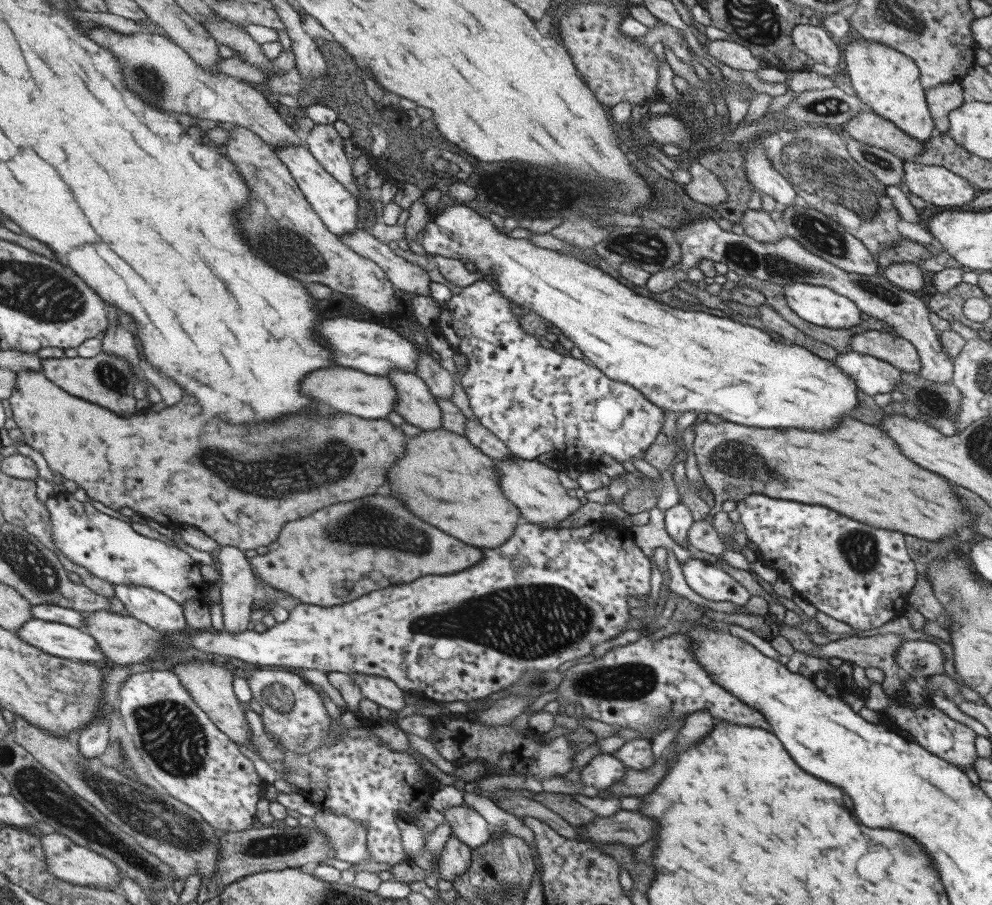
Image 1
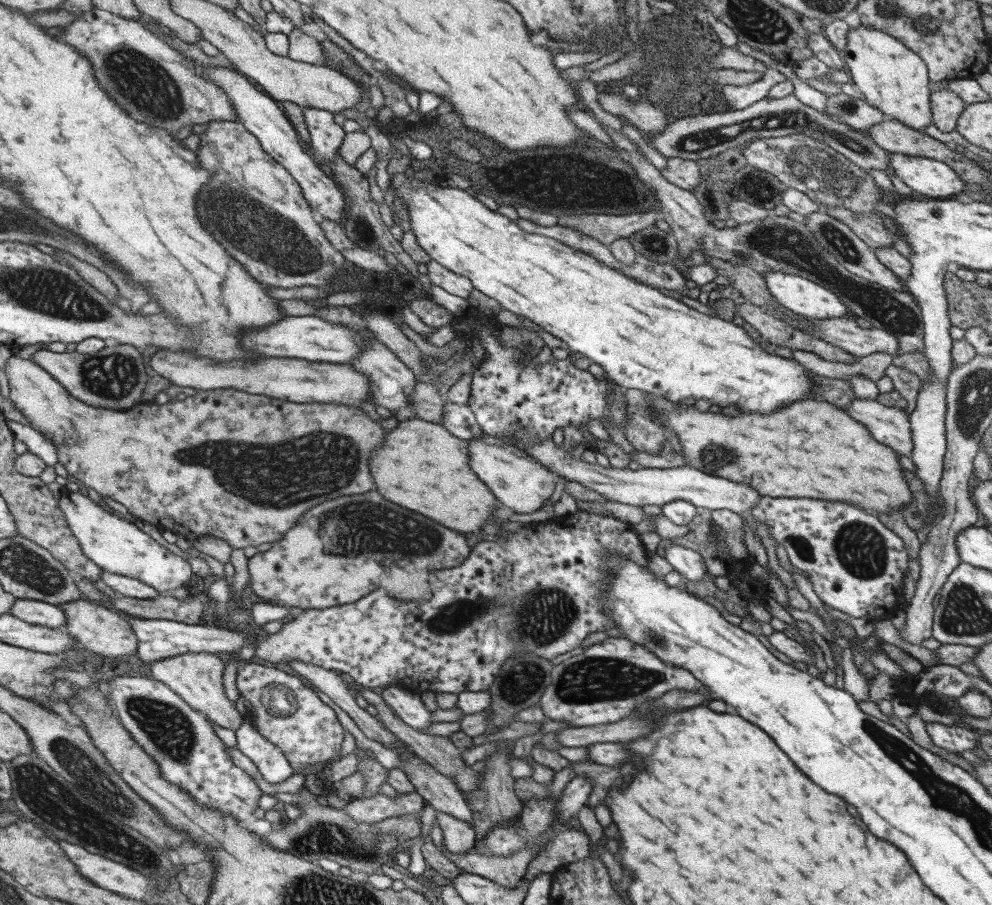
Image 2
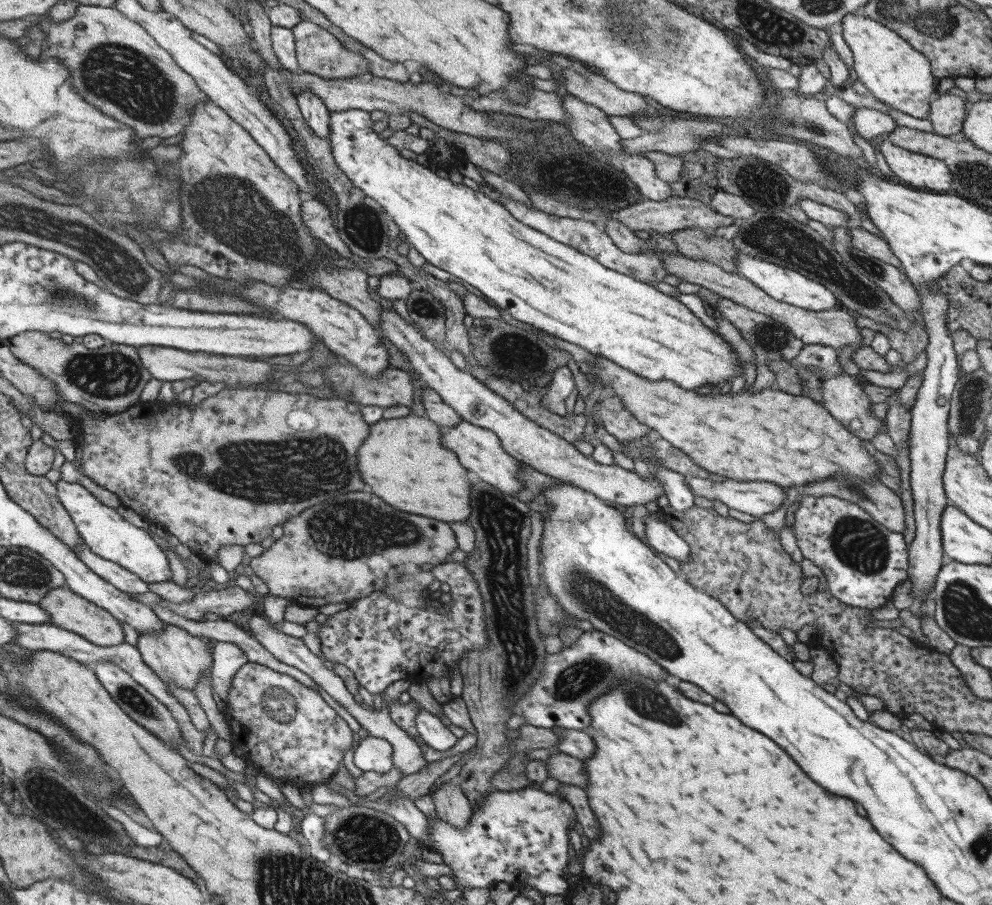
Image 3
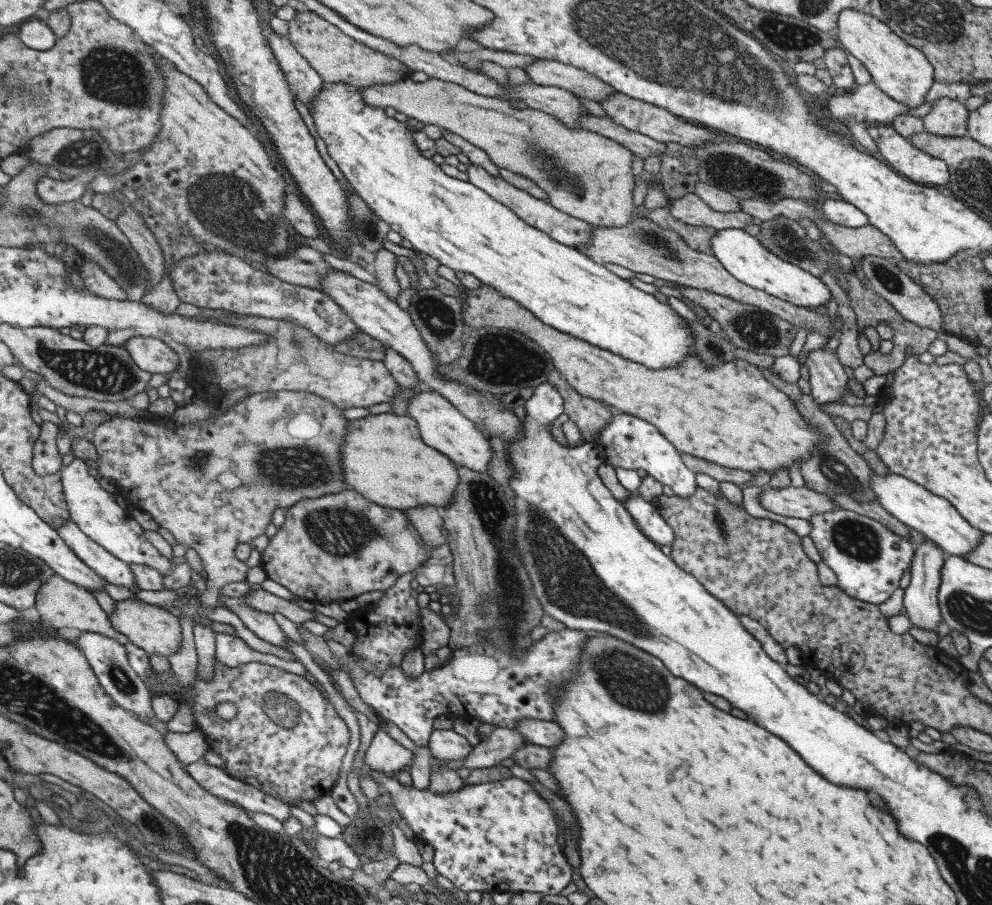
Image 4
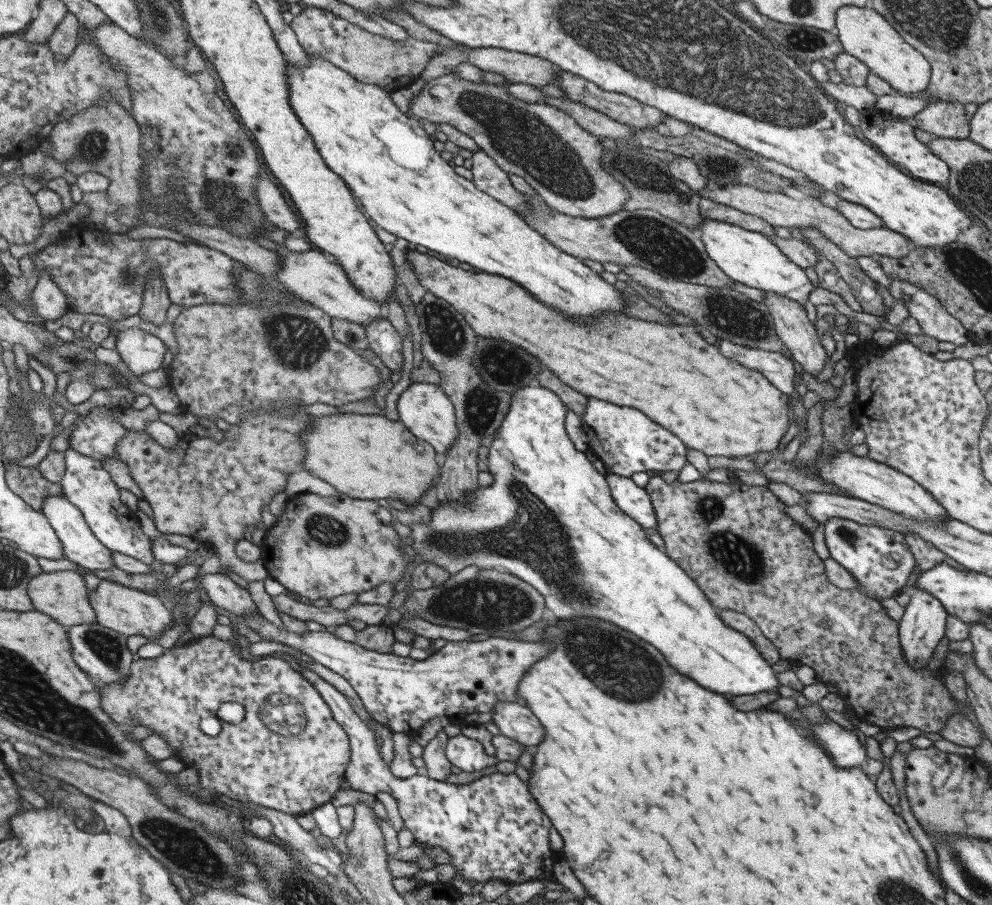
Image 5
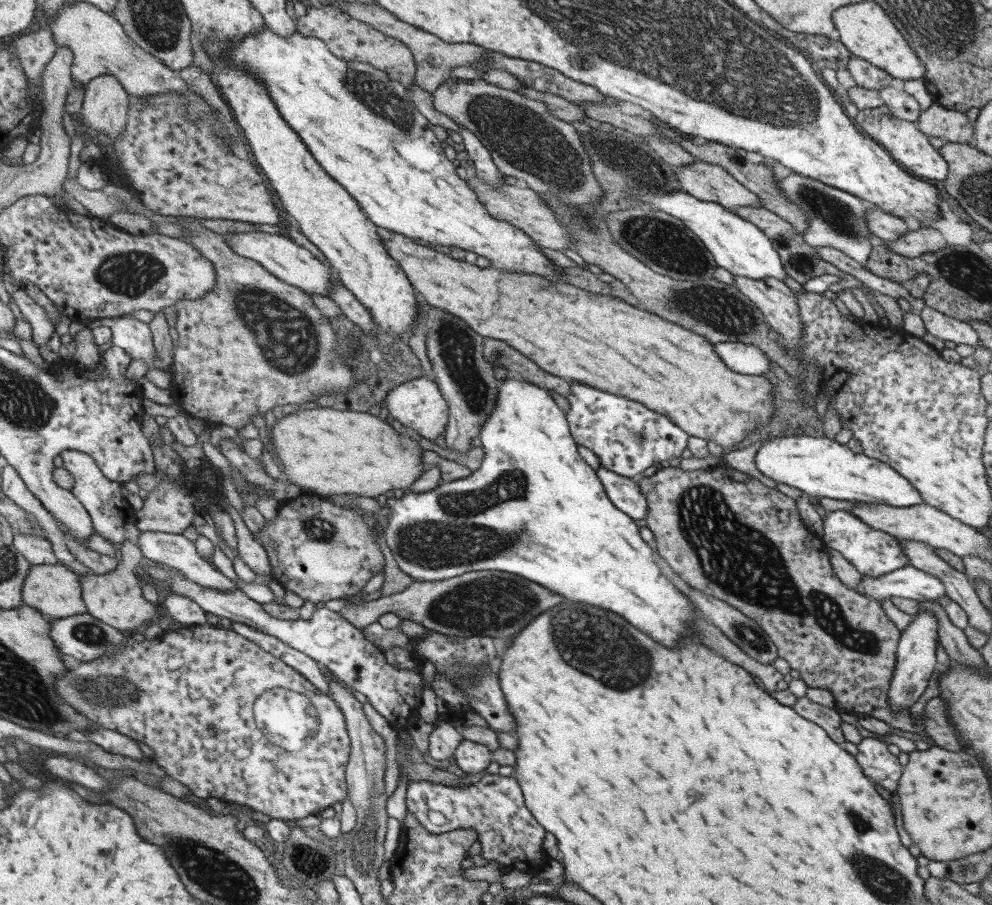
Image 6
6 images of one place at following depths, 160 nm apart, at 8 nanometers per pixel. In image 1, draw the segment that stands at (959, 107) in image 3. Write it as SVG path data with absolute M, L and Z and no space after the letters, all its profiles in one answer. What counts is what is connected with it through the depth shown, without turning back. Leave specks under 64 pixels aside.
M959 82L937 84L924 93L935 133L946 134L949 128L947 115L963 103L962 88Z

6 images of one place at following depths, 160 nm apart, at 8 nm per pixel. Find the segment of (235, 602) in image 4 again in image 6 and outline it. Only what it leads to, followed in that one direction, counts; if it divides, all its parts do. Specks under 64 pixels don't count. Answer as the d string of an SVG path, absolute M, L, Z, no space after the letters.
M141 531L138 534L138 539L135 544L140 553L145 558L149 558L152 562L159 562L159 564L165 564L179 570L183 576L189 579L191 582L198 584L201 588L209 588L209 590L221 590L221 592L231 592L231 590L237 590L232 581L229 581L220 571L218 571L213 565L203 560L201 555L197 554L194 543L188 538L179 534L169 534L164 532L153 531Z

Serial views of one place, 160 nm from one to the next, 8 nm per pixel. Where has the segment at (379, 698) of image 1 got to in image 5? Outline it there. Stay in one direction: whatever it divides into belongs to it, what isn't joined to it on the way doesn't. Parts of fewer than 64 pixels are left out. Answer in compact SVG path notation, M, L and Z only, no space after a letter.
M461 733L447 739L444 753L447 760L463 772L481 770L497 763L494 756L485 755L479 741L465 737Z

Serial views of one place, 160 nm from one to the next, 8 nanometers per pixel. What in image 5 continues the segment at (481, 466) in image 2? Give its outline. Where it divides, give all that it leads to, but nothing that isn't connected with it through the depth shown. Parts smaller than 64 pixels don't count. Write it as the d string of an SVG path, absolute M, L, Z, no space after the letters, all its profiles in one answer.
M411 383L399 394L396 401L398 420L418 439L431 446L439 458L442 458L457 436L454 408L443 390L435 384Z

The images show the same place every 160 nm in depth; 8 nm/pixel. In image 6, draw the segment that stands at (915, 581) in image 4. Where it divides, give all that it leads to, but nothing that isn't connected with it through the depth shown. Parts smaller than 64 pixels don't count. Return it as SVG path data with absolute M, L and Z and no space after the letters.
M917 612L915 618L900 632L896 644L895 668L890 678L886 700L891 710L910 707L923 694L929 676L935 668L935 648L938 641L936 618L932 612Z

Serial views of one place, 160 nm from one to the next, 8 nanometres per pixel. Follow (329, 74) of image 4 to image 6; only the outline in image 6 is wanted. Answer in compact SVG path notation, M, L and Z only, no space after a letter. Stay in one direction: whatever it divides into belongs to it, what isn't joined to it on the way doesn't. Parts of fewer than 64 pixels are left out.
M323 5L321 8L311 7L305 15L295 19L296 31L306 37L322 40L326 47L339 59L360 60L379 70L385 71L391 80L400 82L405 88L413 82L416 71L415 61L411 51L400 40L381 34L364 22L341 12L338 7Z

